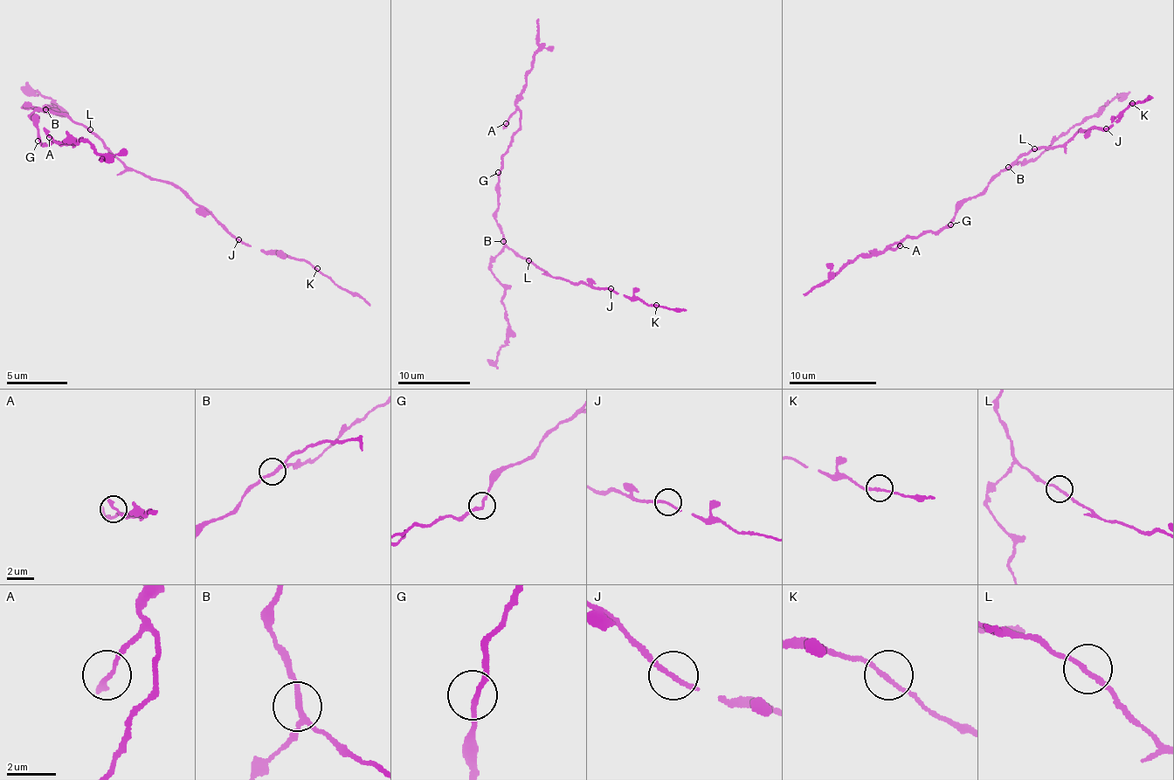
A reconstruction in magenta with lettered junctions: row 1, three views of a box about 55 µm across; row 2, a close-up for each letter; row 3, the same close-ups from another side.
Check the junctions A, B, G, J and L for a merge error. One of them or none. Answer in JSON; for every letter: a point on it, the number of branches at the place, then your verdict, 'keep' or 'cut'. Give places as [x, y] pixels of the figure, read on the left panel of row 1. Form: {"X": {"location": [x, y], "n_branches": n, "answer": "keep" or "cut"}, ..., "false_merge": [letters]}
{"A": {"location": [49, 137], "n_branches": 1, "answer": "keep"}, "B": {"location": [45, 109], "n_branches": 3, "answer": "keep"}, "G": {"location": [37, 141], "n_branches": 2, "answer": "keep"}, "J": {"location": [238, 239], "n_branches": 1, "answer": "keep"}, "L": {"location": [90, 129], "n_branches": 2, "answer": "keep"}, "false_merge": []}

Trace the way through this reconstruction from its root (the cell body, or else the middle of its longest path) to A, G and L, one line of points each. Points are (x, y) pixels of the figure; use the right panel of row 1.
A: (1010, 167), (999, 170), (988, 185), (960, 207), (950, 224), (903, 238), (887, 248), (900, 245)
G: (1010, 167), (999, 170), (988, 185), (960, 207), (950, 224)
L: (1010, 167), (1014, 161), (1034, 148)

